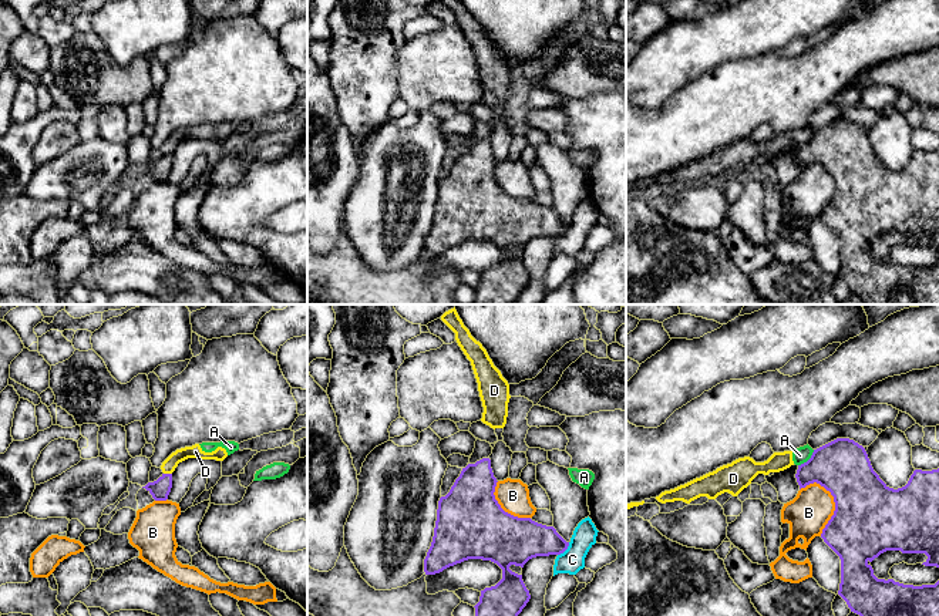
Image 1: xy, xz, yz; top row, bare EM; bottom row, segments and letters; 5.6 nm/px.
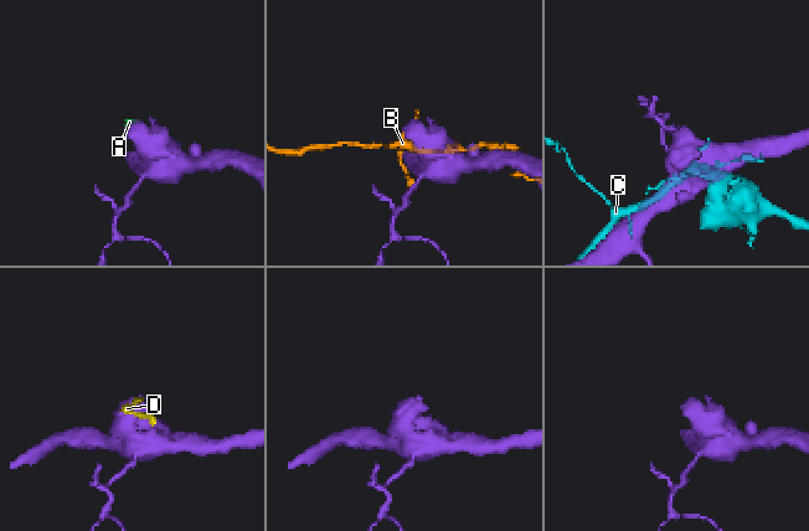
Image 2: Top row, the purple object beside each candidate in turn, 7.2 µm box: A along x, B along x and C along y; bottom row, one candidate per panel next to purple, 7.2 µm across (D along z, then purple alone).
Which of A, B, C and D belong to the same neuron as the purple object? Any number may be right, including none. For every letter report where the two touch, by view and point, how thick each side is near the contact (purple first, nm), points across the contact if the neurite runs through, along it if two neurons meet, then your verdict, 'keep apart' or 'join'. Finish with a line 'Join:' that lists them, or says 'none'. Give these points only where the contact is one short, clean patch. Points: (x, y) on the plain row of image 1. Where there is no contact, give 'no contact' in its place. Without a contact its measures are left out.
A: yz (808, 141) | 300/90 nm | along yz (814, 131), (798, 147) | keep apart
B: yz (835, 188) | 420/240 nm | keep apart
C: xz (565, 231) | 240/140 nm | keep apart
D: xy (168, 155) | 120/80 nm | along xy (164, 154), (171, 155) | keep apart
Join: none

